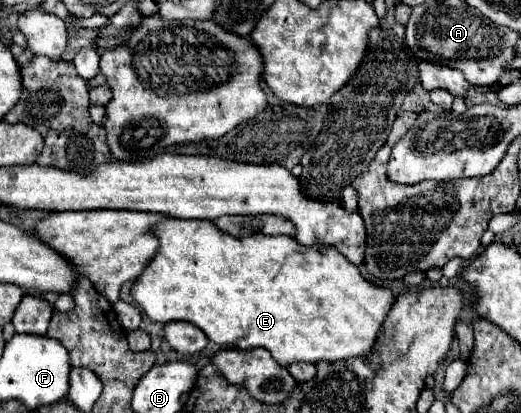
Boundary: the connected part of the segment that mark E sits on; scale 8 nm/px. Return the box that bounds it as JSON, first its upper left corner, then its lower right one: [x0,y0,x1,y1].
[131,219,395,367]

